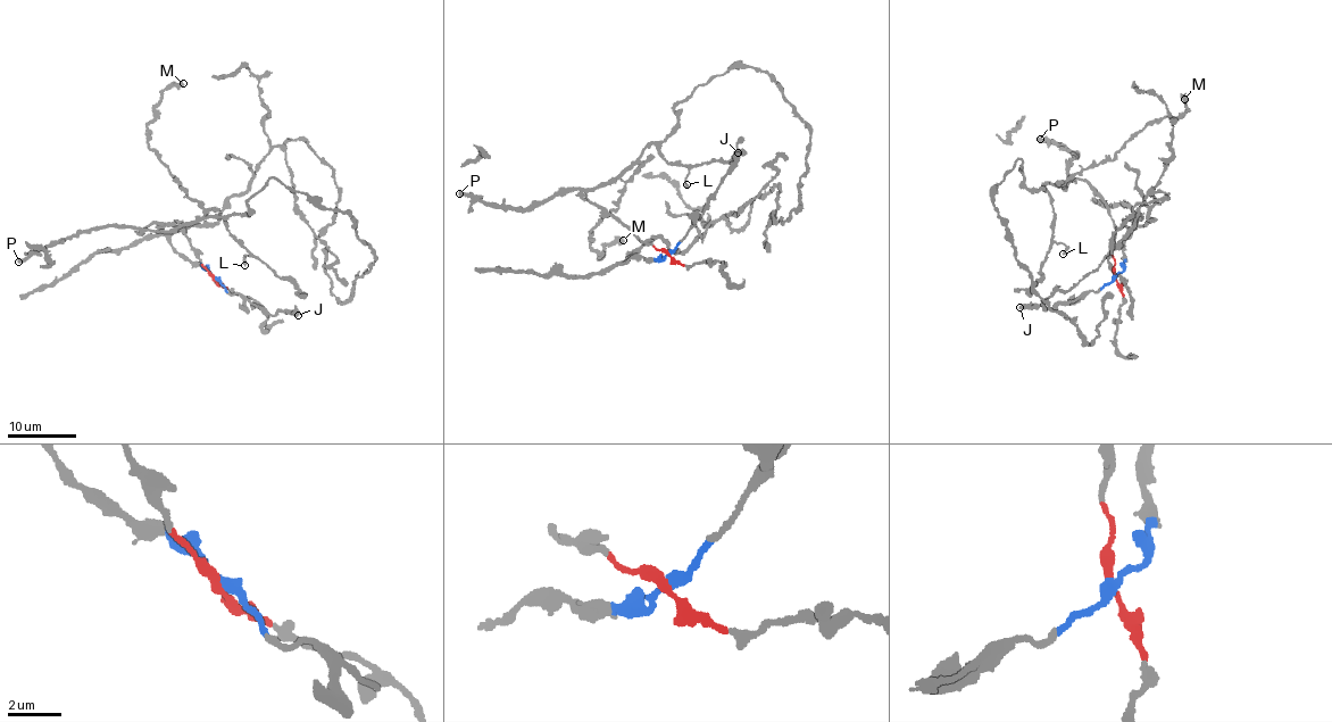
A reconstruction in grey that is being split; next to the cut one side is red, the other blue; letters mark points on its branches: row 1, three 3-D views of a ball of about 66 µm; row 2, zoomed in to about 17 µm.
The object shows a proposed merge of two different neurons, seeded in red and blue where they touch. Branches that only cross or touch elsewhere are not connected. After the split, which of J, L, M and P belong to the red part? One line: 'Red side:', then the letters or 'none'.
Red side: L, M, P

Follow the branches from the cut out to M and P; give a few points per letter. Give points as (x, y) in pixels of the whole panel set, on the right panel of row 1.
M: (1115, 276), (1112, 215), (1090, 184), (1057, 185), (1113, 162), (1142, 130), (1187, 109), (1184, 98)
P: (1115, 276), (1112, 215), (1090, 184), (1067, 172), (1074, 151), (1054, 139), (1039, 140)

